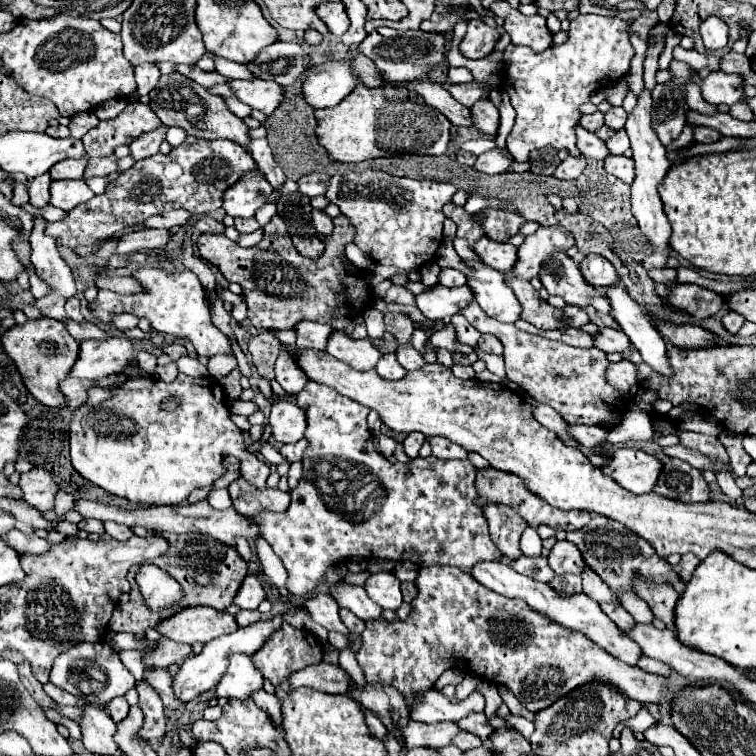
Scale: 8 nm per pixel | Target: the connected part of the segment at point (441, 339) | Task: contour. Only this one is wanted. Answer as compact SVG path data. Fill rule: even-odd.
M449 323L445 324L442 330L433 333L430 337L430 342L434 347L443 348L454 353L457 352L454 345L455 338L455 328L451 323Z

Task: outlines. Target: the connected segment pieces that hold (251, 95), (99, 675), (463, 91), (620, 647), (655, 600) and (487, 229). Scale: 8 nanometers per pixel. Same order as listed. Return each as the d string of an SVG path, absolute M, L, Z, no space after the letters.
M230 81L236 97L266 115L272 115L282 103L282 85L274 81Z
M100 641L98 643L76 643L70 651L62 653L54 661L50 681L56 687L72 695L78 695L78 697L82 695L84 699L88 699L94 705L110 703L114 697L124 695L136 683L134 675L118 659L118 653L114 653L106 643L100 643Z
M472 81L472 83L462 83L462 85L450 85L448 91L450 91L450 95L452 95L458 103L462 103L464 107L472 107L472 105L484 95L486 87Z
M482 561L476 563L470 569L470 575L482 583L484 587L504 595L504 597L514 597L514 599L522 599L526 601L532 609L536 609L538 613L550 617L552 621L572 629L572 631L580 631L584 635L588 635L592 641L596 641L600 647L604 647L610 655L614 655L616 659L628 663L628 665L638 665L640 657L642 657L642 649L638 645L634 645L634 641L630 637L624 635L624 631L600 609L600 603L590 599L586 593L578 593L578 595L570 595L570 599L566 599L566 595L558 595L558 591L554 591L548 583L538 583L526 575L520 575L518 571L514 571L508 563L504 561Z
M634 581L634 589L638 593L638 597L642 597L652 613L662 619L666 623L668 629L674 631L676 635L676 629L674 629L674 607L676 607L676 601L678 601L678 593L674 591L674 587L668 587L668 585L648 585L644 581Z
M492 207L490 209L484 209L476 221L484 229L484 235L488 239L498 241L498 243L508 241L526 223L526 219L522 215L500 211L500 209L492 209Z

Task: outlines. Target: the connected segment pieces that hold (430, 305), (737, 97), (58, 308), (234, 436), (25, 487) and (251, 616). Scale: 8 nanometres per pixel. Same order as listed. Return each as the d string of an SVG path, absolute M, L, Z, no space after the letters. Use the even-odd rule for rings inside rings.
M436 285L432 291L416 295L416 307L428 319L450 319L452 315L460 313L470 299L474 299L474 293L466 285L450 289Z
M724 71L710 73L702 81L702 97L712 105L734 105L744 99L744 79L740 75L728 75Z
M34 215L34 227L30 233L30 247L32 247L30 261L36 267L38 277L52 287L52 293L38 299L34 305L42 311L44 317L66 321L68 315L64 313L64 303L68 297L76 293L76 281L68 263L60 257L56 249L56 239L46 235L44 231L46 219Z
M178 373L178 377L172 383L166 383L156 377L132 379L132 381L126 381L118 389L118 393L112 399L104 401L102 405L78 407L70 423L70 457L72 457L74 469L84 479L102 487L104 491L144 507L178 505L186 501L194 489L210 487L216 479L220 479L226 473L224 469L226 455L234 455L240 461L242 479L246 479L250 485L258 489L266 487L270 467L258 461L252 453L244 449L242 429L238 429L230 419L230 411L224 403L224 391L212 377L196 379L196 377ZM166 397L178 397L182 403L180 409L172 413L162 411L160 403Z
M32 469L28 473L22 473L20 487L24 491L26 503L36 507L38 511L54 509L54 499L60 489L46 469Z
M241 610L235 619L240 627L246 627L260 620L260 612L257 610Z

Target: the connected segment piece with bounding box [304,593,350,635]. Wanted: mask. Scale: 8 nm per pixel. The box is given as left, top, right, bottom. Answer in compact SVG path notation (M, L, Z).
M328 593L312 595L308 601L304 601L304 607L306 611L310 611L312 619L322 627L326 627L328 631L338 631L342 635L350 633L338 615L338 609L340 609L338 603Z

